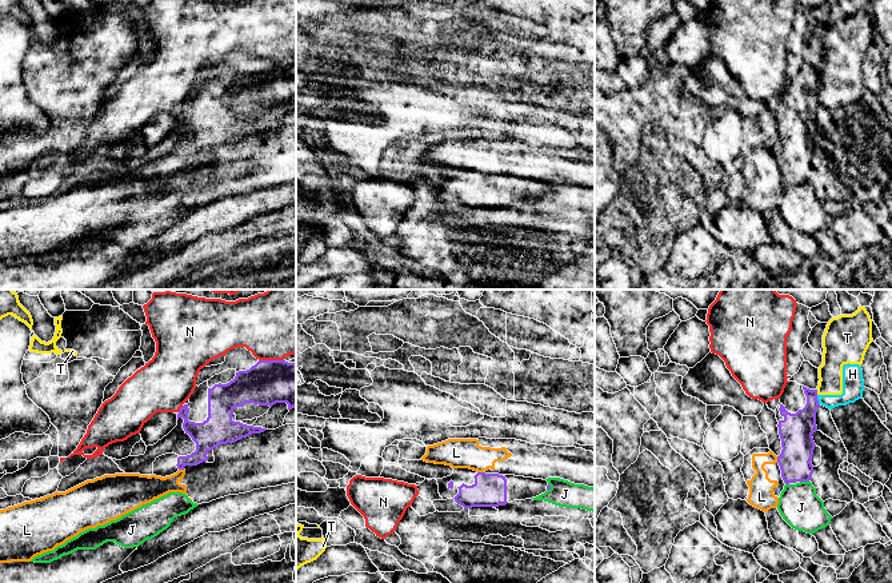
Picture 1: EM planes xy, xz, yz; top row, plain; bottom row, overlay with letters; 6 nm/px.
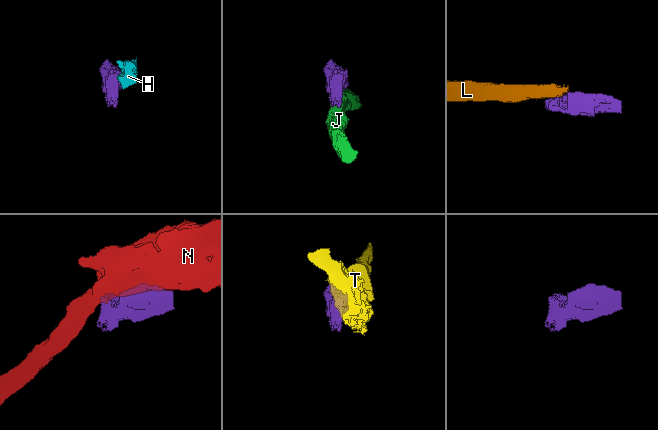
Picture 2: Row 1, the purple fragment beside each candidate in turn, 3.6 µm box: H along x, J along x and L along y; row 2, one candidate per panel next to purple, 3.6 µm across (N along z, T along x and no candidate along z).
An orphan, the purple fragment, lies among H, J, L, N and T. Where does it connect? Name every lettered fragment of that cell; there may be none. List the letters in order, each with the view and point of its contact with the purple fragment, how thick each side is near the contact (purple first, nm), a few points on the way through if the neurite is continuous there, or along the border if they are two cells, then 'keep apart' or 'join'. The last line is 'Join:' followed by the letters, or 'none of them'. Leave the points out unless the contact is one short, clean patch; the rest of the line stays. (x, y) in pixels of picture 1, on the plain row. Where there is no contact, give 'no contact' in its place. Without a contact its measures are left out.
H: meets purple in yz at (818, 102); 200 nm thick on the purple side, 130 nm on the other; border along yz (816, 96), (819, 106); keep apart
J: meets purple in yz at (804, 182); 190 nm thick on the purple side, 240 nm on the other; keep apart
L: meets purple in xz at (480, 174); 200 nm thick on the purple side, 180 nm on the other; border along xz (478, 172), (483, 174); keep apart
N: meets purple in xy at (271, 62); 280 nm thick on the purple side, 360 nm on the other; keep apart
T: meets purple in yz at (816, 94); 190 nm thick on the purple side, 150 nm on the other; keep apart
Join: none of them

